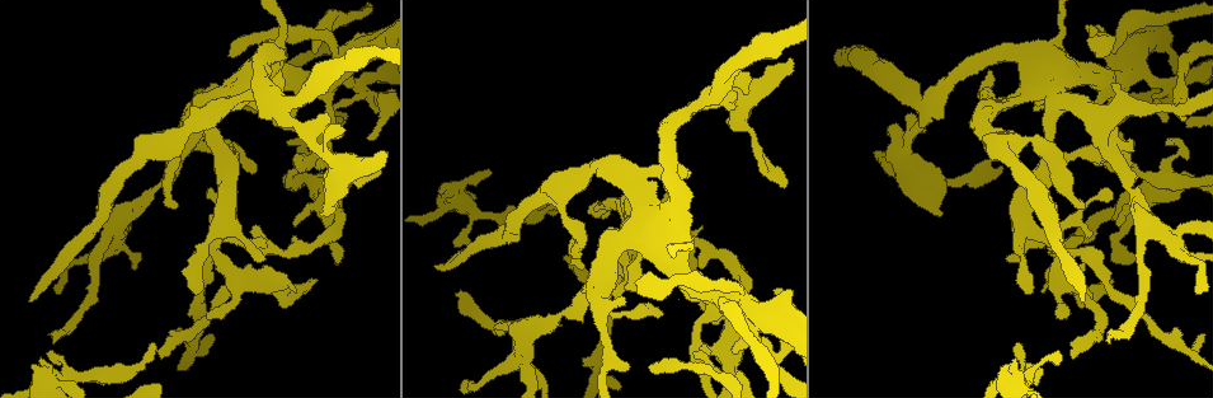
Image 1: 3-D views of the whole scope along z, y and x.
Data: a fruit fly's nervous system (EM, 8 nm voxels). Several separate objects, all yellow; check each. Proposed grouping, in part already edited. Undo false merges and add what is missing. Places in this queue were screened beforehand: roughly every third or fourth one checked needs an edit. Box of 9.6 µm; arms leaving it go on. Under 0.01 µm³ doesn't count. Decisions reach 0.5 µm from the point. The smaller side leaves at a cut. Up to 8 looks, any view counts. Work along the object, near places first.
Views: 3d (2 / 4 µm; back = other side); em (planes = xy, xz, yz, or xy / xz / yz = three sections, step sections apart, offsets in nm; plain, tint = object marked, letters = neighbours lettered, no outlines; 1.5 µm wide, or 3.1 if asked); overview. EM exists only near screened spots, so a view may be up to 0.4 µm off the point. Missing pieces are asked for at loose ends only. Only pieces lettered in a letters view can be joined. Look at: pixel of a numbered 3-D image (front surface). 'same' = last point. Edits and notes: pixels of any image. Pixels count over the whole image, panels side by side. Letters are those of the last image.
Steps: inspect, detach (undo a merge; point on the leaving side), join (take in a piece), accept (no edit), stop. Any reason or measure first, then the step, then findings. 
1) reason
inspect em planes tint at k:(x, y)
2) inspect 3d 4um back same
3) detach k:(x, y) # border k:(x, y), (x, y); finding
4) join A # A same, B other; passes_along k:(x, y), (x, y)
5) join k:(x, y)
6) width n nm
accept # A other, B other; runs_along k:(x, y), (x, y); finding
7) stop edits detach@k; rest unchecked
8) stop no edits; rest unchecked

free end
inspect 3d 4um at 1:(445, 198)

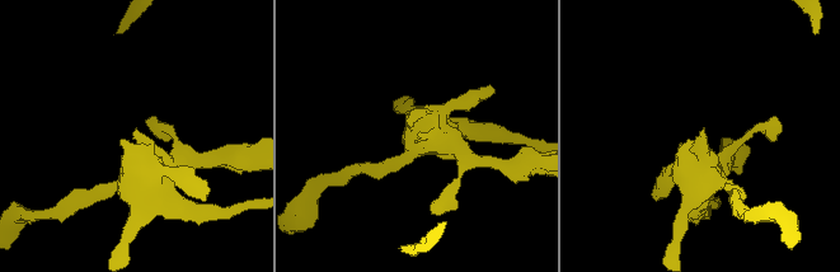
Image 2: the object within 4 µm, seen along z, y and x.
need the tissue
inspect em yz step 8 letters at 2:(421, 136)

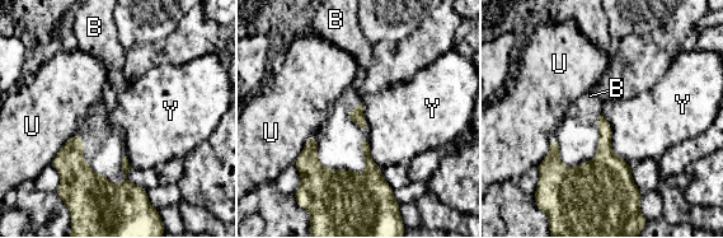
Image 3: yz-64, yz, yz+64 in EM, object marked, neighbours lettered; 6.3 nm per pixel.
join B # B same, U other, Y other; the cell continues

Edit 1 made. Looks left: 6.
inspect overview

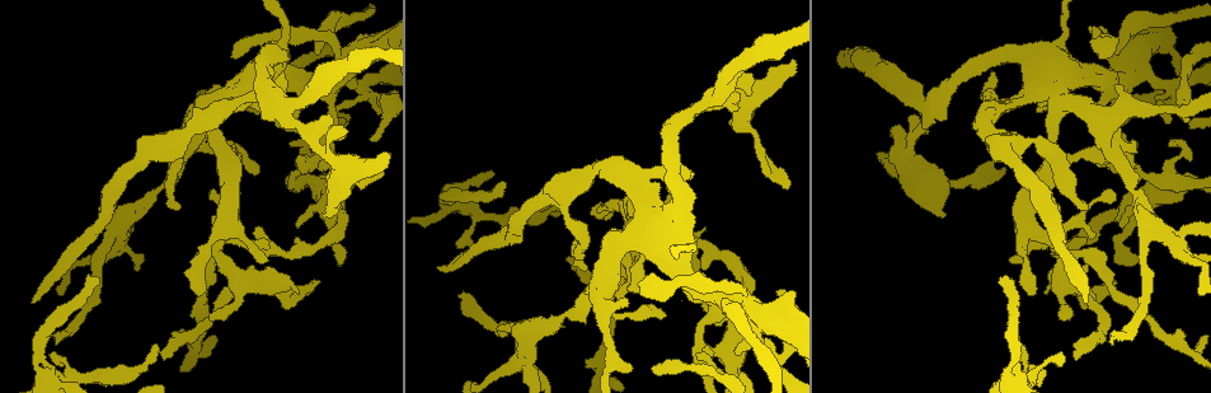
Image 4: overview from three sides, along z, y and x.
tapers out
inspect 3d 4um at 4:(1086, 303)

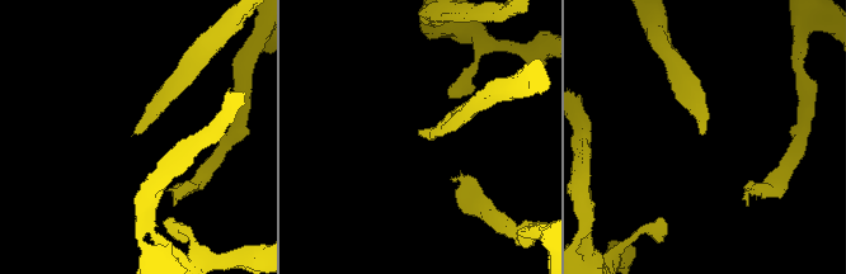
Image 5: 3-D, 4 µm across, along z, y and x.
shape alone is not enough
inspect em planes letters at 5:(419, 130)

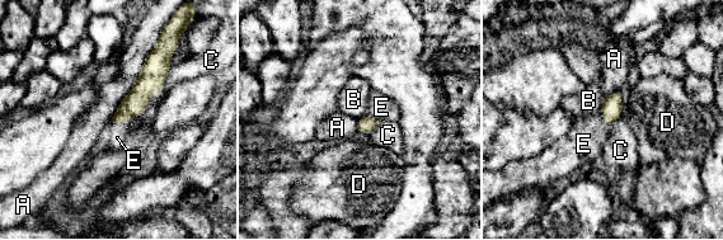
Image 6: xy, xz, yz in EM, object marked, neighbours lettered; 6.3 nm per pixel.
width 110 nm
join E # A other, B other, C other, D other, E same; it goes on there

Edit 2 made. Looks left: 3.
redraw
inspect overview

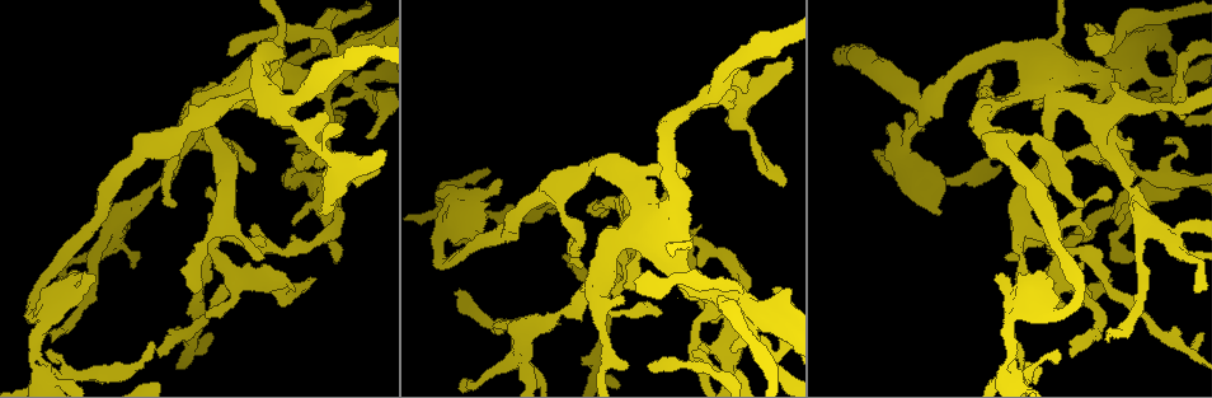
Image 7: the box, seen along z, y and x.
inspect em xz step 8 letters at 7:(568, 258)

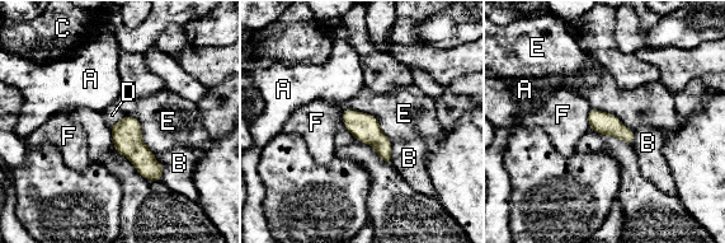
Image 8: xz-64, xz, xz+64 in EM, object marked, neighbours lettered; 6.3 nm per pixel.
inspect em planes letters same

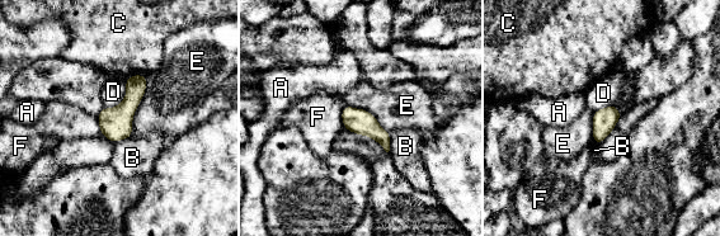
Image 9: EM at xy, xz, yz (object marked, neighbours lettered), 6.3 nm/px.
accept # A other, B other, C other, D other, E other, F other; border 9:(146, 75), (146, 90), (130, 136); no lettered piece goes on from it

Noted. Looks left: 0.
stop edits join@3, join@6; rest unchecked

